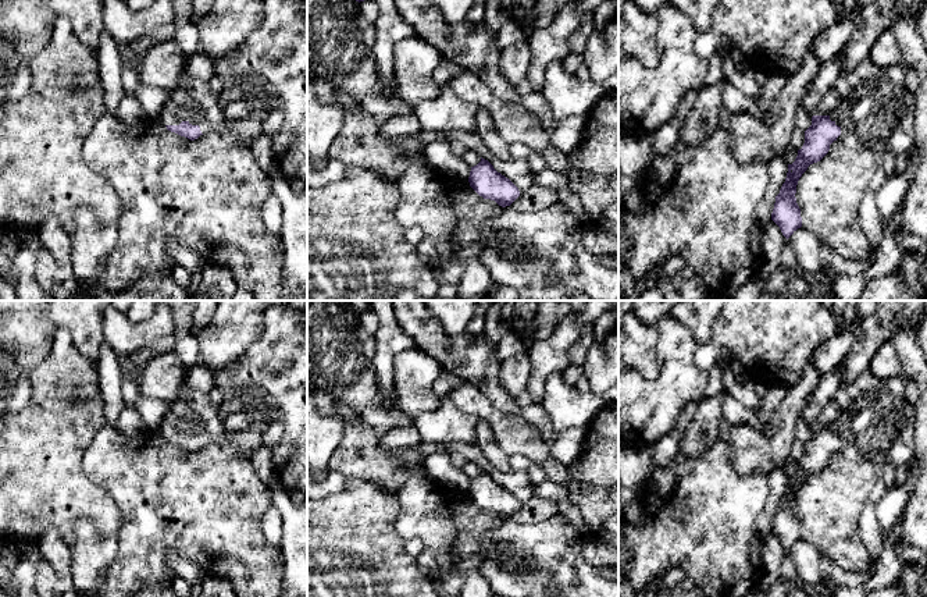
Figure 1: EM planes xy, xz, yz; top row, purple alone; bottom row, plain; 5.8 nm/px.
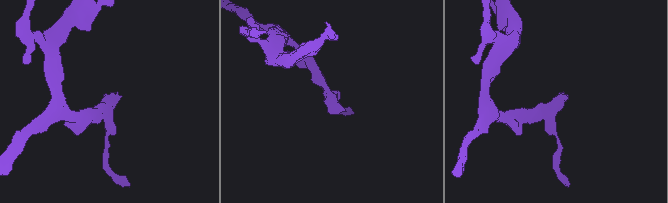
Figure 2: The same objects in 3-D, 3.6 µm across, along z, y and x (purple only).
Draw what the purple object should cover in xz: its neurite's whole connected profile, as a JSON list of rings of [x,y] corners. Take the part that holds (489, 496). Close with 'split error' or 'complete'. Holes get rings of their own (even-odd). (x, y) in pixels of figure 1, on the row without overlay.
[[[482,469],[471,479],[468,494],[479,508],[503,519],[502,525],[482,540],[474,562],[495,597],[618,597],[618,582],[603,578],[600,569],[581,557],[584,536],[566,516],[557,514],[538,523],[520,523],[511,519],[520,508],[518,500]]]; split error

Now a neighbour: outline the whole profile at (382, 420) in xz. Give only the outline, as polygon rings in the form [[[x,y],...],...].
[[[367,408],[360,416],[361,420],[367,423],[379,438],[392,429],[406,427],[413,423],[413,420],[397,408]]]

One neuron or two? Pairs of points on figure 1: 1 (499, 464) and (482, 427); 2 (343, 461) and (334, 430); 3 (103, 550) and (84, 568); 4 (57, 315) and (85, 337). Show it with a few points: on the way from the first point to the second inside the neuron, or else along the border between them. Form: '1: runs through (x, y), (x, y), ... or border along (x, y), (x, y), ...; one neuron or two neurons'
1: runs through (495, 455), (484, 436); one neuron
2: border along (343, 420), (342, 441), (328, 464), (328, 471); two neurons
3: runs through (99, 553), (88, 564); one neuron
4: runs through (64, 316), (78, 330); one neuron

